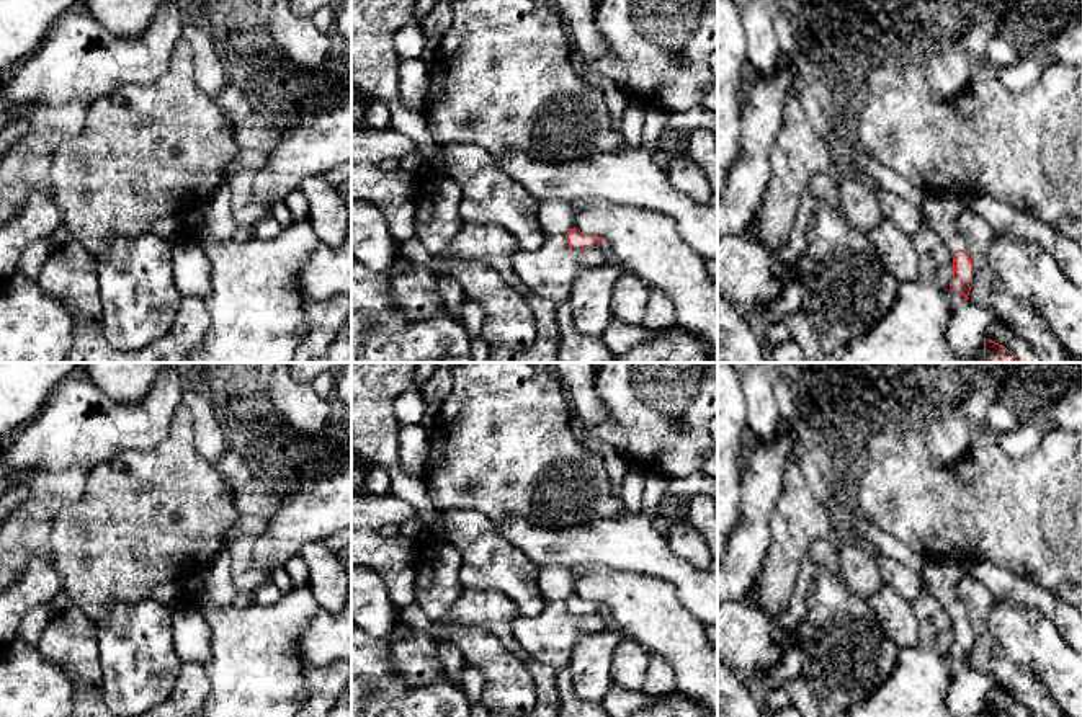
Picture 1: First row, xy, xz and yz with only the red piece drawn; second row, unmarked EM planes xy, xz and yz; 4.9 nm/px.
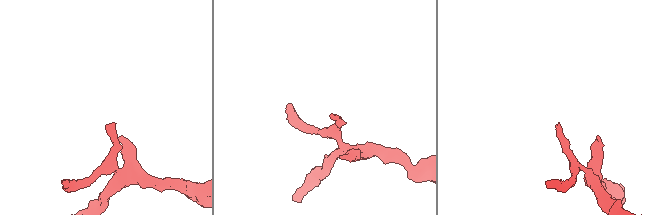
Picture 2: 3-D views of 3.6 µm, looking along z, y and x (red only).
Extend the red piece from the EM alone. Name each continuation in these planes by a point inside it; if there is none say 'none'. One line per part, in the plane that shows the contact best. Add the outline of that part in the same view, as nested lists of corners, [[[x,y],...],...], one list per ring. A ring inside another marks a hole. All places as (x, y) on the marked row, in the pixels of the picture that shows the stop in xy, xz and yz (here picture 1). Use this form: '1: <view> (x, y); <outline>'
1: yz (940, 209); [[[948,191],[925,193],[920,203],[923,219],[933,227],[950,253],[966,250],[966,243],[956,229],[956,217],[963,207],[963,199]]]

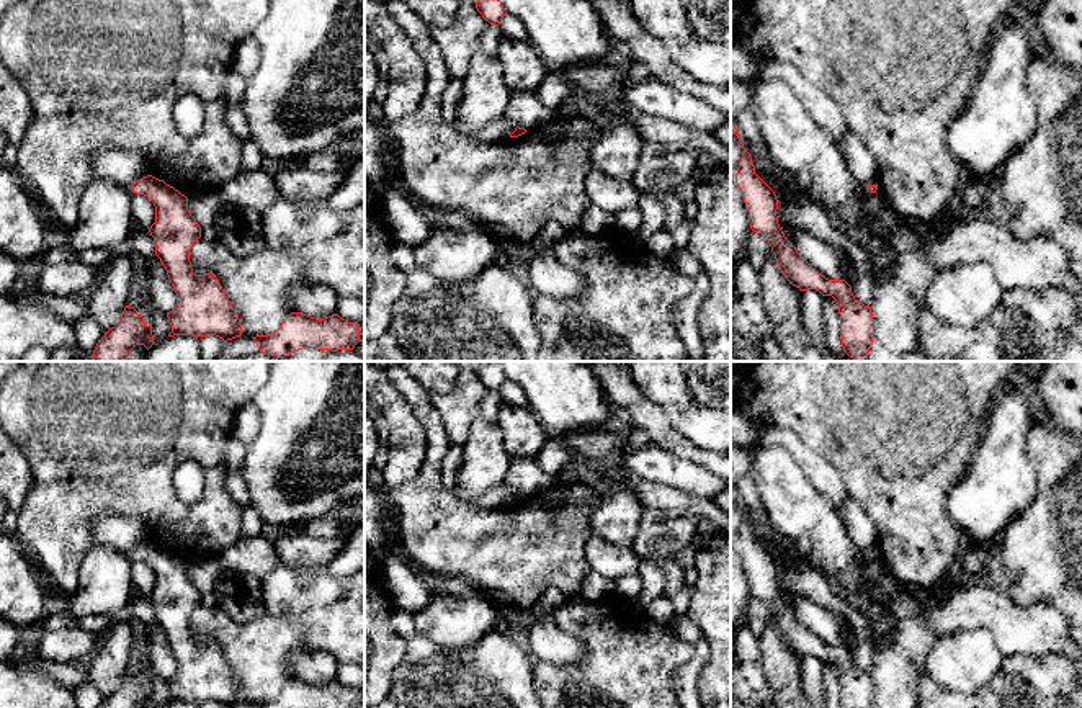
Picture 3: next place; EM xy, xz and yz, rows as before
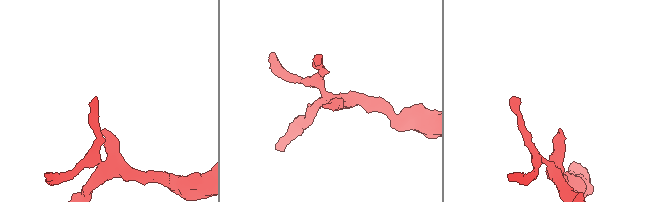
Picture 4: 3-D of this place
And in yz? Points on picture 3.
none

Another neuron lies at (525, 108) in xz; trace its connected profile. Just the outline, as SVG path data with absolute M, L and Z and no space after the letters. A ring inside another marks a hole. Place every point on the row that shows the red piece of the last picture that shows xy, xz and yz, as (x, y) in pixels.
M512 92L503 118L518 128L533 129L559 116L559 108L551 110L543 105L534 92Z

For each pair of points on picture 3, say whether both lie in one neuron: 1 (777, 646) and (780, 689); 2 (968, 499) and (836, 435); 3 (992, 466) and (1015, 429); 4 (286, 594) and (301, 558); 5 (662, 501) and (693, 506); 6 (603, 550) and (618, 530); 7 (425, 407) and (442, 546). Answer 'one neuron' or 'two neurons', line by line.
1: one neuron
2: two neurons
3: one neuron
4: two neurons
5: one neuron
6: two neurons
7: one neuron

